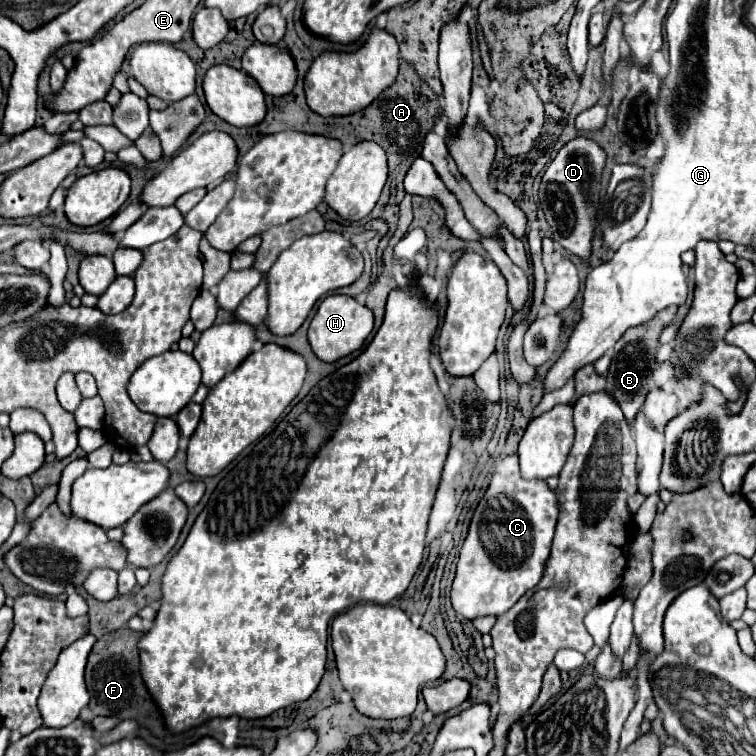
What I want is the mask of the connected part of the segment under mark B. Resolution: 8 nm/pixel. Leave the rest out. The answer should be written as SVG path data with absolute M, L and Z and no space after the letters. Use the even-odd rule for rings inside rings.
M665 308L663 312L659 312L659 316L655 316L655 320L651 320L651 324L643 324L639 328L629 328L613 348L613 360L611 360L609 372L605 376L605 382L607 382L605 392L611 394L615 398L615 402L621 406L623 416L627 418L629 426L633 424L637 412L643 408L645 396L653 388L651 370L655 366L655 352L659 346L659 334L673 320L675 312L677 312L677 308Z

